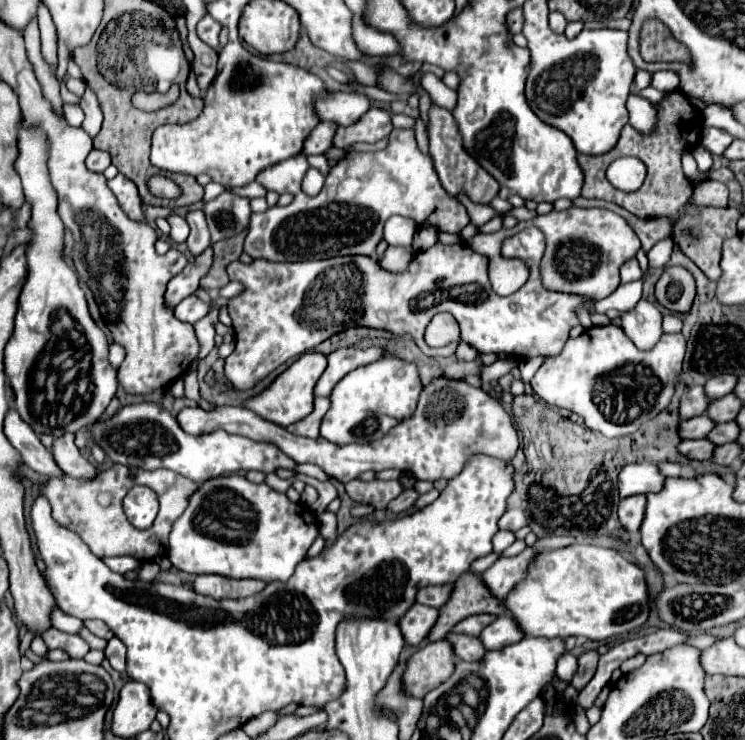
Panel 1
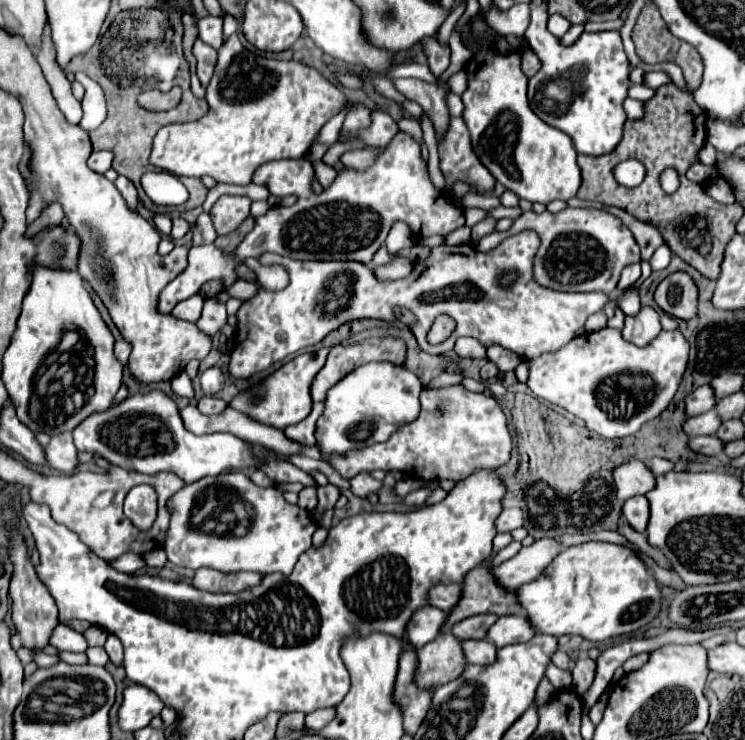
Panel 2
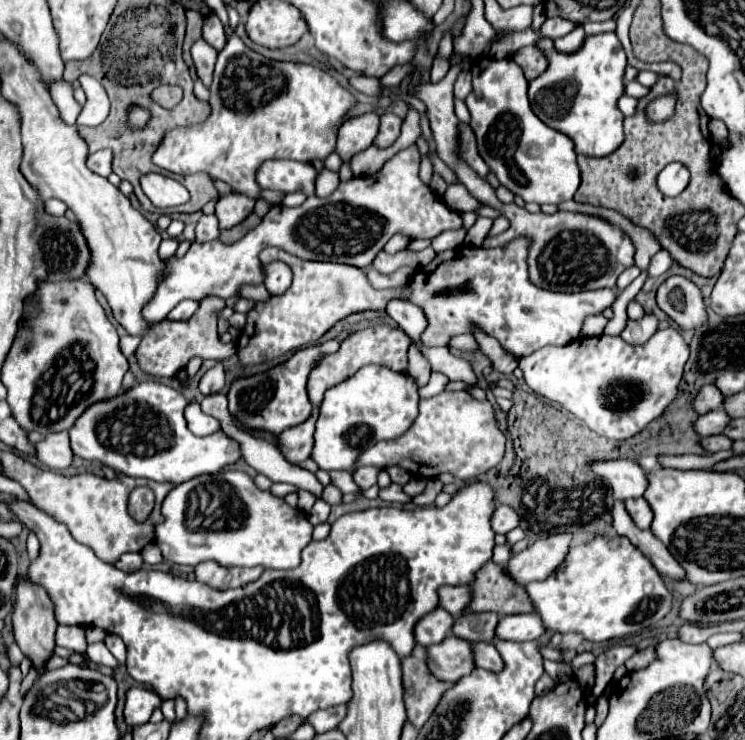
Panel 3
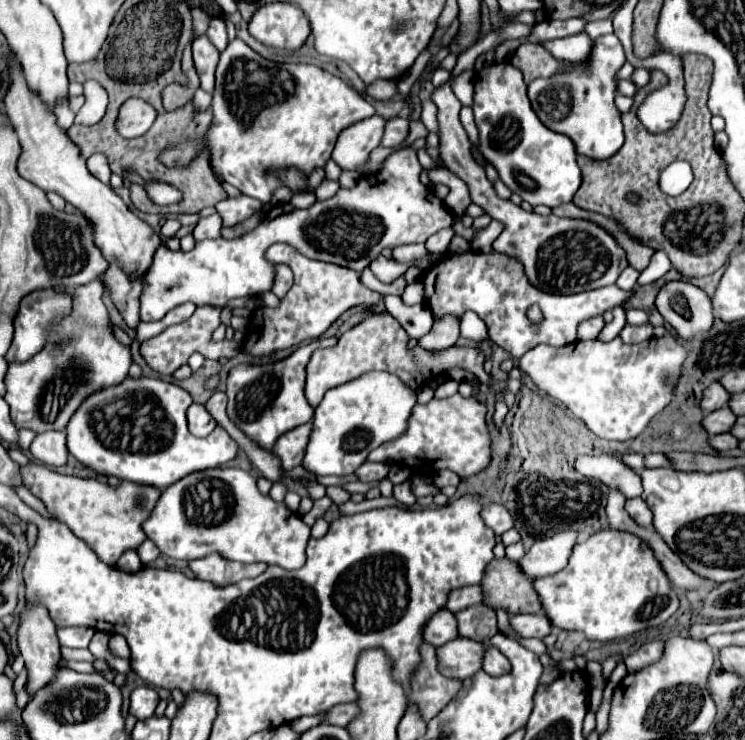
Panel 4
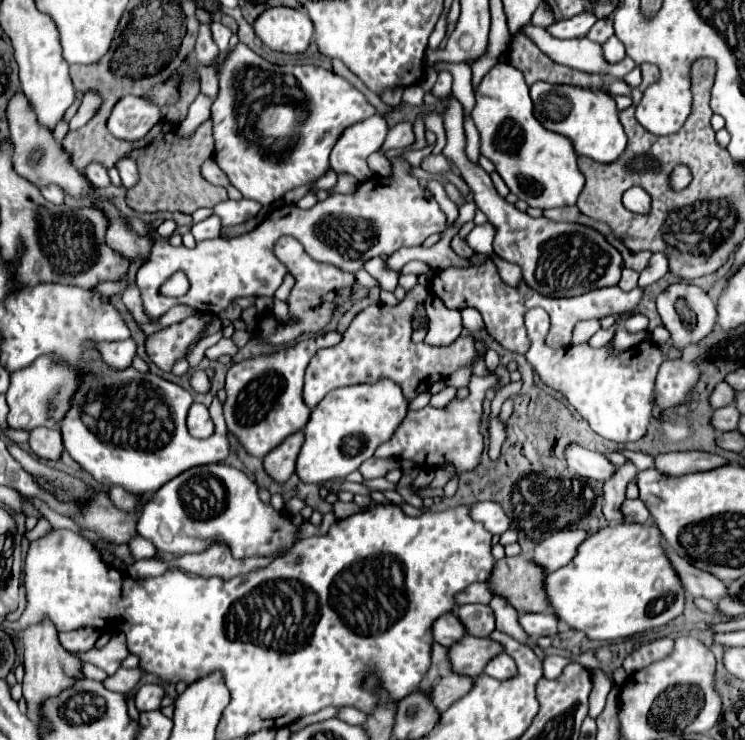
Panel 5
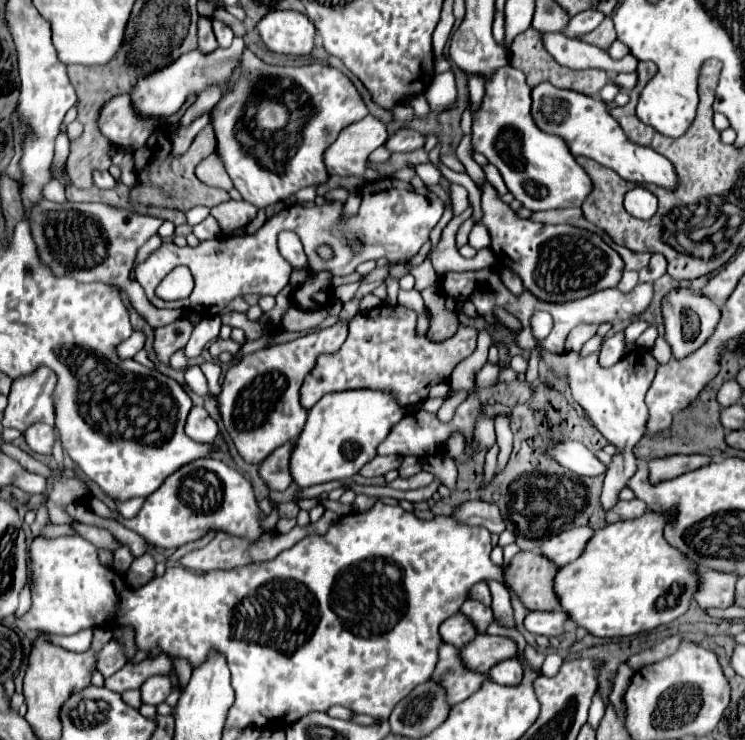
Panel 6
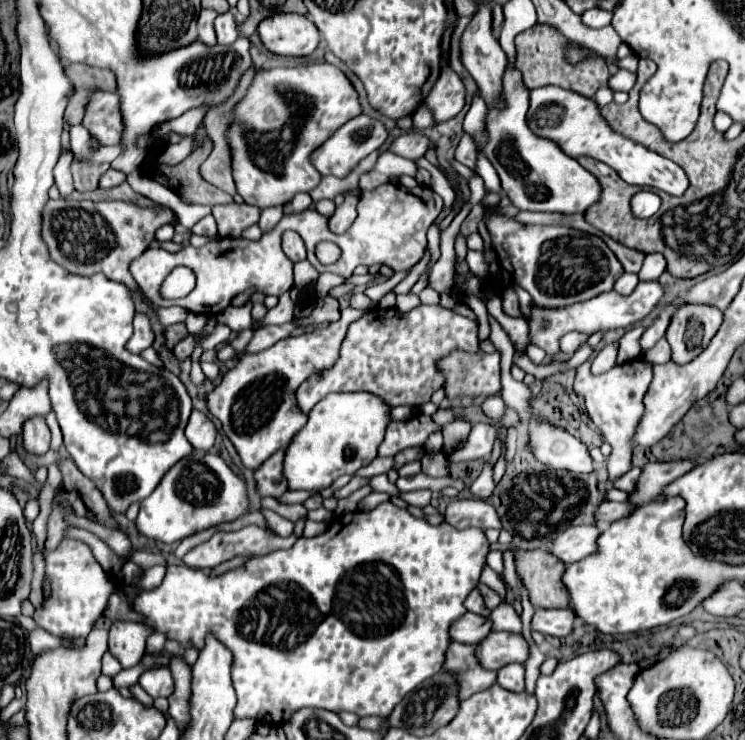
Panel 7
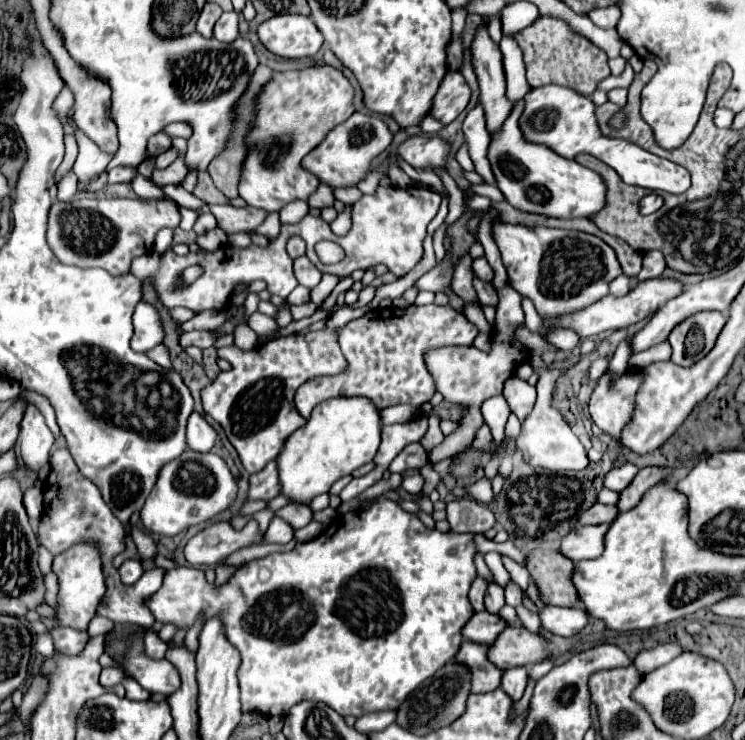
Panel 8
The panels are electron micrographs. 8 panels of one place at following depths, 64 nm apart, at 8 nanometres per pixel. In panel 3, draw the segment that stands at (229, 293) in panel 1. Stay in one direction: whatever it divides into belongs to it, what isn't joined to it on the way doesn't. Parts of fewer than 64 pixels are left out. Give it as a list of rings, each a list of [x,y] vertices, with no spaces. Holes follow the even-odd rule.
[[[244,286],[240,290],[240,296],[250,298],[250,300],[260,300],[260,302],[270,300],[270,292],[264,286]]]

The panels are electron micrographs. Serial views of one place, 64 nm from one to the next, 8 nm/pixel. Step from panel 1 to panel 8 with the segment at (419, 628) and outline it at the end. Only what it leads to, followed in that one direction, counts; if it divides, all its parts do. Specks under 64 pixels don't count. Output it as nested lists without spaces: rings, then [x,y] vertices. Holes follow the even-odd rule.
[[[482,610],[482,612],[476,612],[474,618],[470,618],[470,622],[464,626],[464,638],[472,642],[488,644],[488,642],[494,642],[506,630],[506,626],[508,624],[498,614]]]

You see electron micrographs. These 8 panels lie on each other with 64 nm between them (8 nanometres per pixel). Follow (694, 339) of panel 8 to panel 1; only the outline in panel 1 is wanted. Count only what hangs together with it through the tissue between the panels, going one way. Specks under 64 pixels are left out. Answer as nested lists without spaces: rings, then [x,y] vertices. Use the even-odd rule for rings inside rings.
[[[668,266],[656,282],[656,300],[674,314],[688,314],[696,296],[692,274],[682,266]]]

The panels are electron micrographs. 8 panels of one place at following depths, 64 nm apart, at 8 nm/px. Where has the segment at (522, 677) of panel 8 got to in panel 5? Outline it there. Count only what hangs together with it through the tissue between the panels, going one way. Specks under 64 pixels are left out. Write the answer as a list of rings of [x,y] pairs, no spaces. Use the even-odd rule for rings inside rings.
[[[500,654],[498,658],[494,658],[486,666],[484,674],[492,676],[496,680],[510,680],[510,678],[514,678],[518,674],[518,668],[516,668],[516,662],[508,654]]]

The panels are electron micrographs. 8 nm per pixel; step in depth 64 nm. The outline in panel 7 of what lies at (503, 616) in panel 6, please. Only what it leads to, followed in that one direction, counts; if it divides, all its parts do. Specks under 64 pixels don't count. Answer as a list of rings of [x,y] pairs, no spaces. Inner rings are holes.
[[[484,566],[486,570],[482,570],[482,576],[480,576],[480,582],[482,584],[486,584],[486,586],[490,586],[492,590],[498,590],[500,594],[502,594],[502,598],[506,596],[506,590],[504,590],[504,582],[500,580],[500,576],[492,570],[492,568],[488,568],[488,566]]]

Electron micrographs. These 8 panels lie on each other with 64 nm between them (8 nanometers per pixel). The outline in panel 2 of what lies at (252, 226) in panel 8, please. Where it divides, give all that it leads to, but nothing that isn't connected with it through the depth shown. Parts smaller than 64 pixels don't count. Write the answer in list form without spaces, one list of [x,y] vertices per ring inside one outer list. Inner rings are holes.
[[[220,196],[210,212],[216,232],[228,234],[236,230],[250,216],[250,204],[248,196]]]

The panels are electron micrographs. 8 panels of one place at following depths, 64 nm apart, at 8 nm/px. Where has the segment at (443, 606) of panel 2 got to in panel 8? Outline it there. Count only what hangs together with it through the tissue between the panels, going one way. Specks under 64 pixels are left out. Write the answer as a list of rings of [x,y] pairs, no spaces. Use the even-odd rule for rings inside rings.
[[[490,584],[488,586],[488,592],[486,592],[486,598],[484,598],[484,606],[488,612],[498,612],[502,606],[504,606],[504,588],[498,586],[498,584]]]

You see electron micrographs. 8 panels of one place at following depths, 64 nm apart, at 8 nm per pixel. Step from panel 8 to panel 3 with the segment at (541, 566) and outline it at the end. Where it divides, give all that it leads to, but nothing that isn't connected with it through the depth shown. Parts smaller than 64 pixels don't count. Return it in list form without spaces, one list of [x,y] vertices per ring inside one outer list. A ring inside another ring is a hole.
[[[486,562],[472,586],[474,602],[468,606],[472,612],[496,612],[498,616],[536,612],[526,588],[506,572],[504,564]]]

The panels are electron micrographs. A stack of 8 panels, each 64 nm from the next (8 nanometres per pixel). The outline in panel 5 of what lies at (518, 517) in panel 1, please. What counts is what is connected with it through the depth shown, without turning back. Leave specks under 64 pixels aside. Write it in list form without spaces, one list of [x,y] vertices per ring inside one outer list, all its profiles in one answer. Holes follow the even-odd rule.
[[[474,502],[470,506],[470,518],[474,522],[482,522],[488,532],[498,536],[508,530],[508,518],[496,502]]]

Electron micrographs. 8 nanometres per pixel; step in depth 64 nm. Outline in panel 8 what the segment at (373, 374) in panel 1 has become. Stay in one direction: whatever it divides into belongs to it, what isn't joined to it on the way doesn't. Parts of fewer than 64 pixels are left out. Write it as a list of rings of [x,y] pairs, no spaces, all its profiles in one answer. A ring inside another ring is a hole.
[[[330,398],[312,410],[310,420],[286,438],[278,454],[280,492],[294,504],[308,506],[316,496],[330,492],[336,480],[372,462],[380,444],[380,412],[364,398]]]

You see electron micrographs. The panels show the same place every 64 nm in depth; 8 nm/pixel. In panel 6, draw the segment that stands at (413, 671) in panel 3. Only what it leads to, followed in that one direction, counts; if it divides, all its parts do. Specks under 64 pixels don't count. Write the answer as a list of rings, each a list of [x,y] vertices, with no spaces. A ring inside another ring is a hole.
[[[442,644],[440,660],[432,678],[446,686],[448,702],[454,706],[466,700],[470,694],[474,694],[474,690],[480,690],[484,680],[488,680],[488,674],[480,674],[480,672],[466,668],[460,648],[452,644]]]

